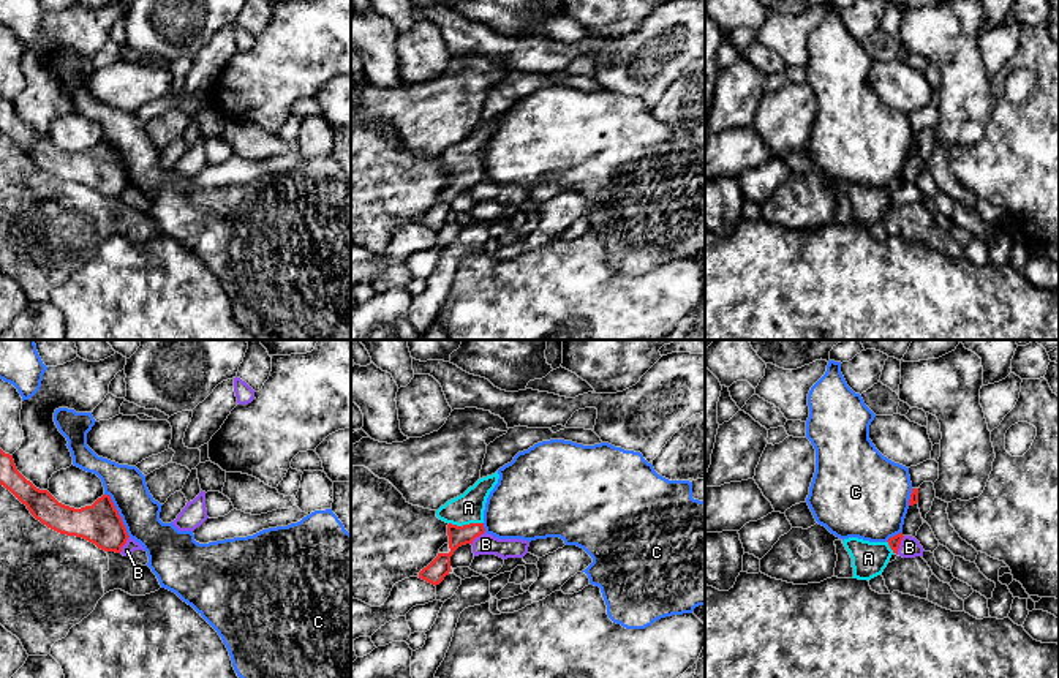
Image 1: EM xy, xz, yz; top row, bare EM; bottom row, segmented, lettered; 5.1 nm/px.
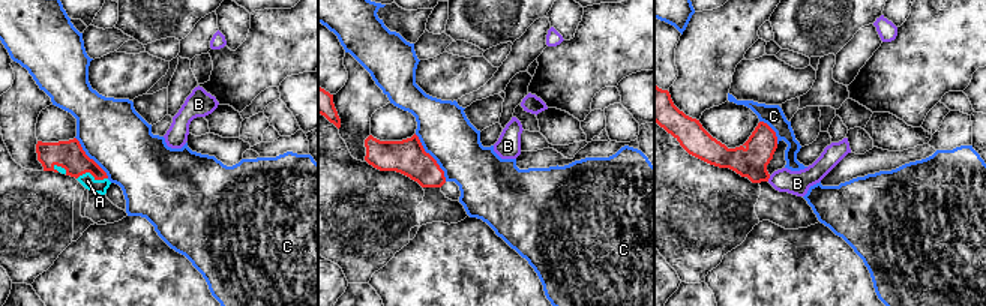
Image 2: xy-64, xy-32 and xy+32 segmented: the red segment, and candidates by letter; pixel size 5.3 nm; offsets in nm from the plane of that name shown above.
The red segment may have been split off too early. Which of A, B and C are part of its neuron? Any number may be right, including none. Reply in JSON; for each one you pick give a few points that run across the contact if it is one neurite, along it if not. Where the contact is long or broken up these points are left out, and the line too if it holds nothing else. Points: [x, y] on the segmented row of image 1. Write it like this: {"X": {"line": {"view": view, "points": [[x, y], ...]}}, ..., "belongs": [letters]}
{"A": {"line": {"view": "xz", "points": [[440, 566], [467, 525], [468, 508]]}}, "belongs": ["A"]}

